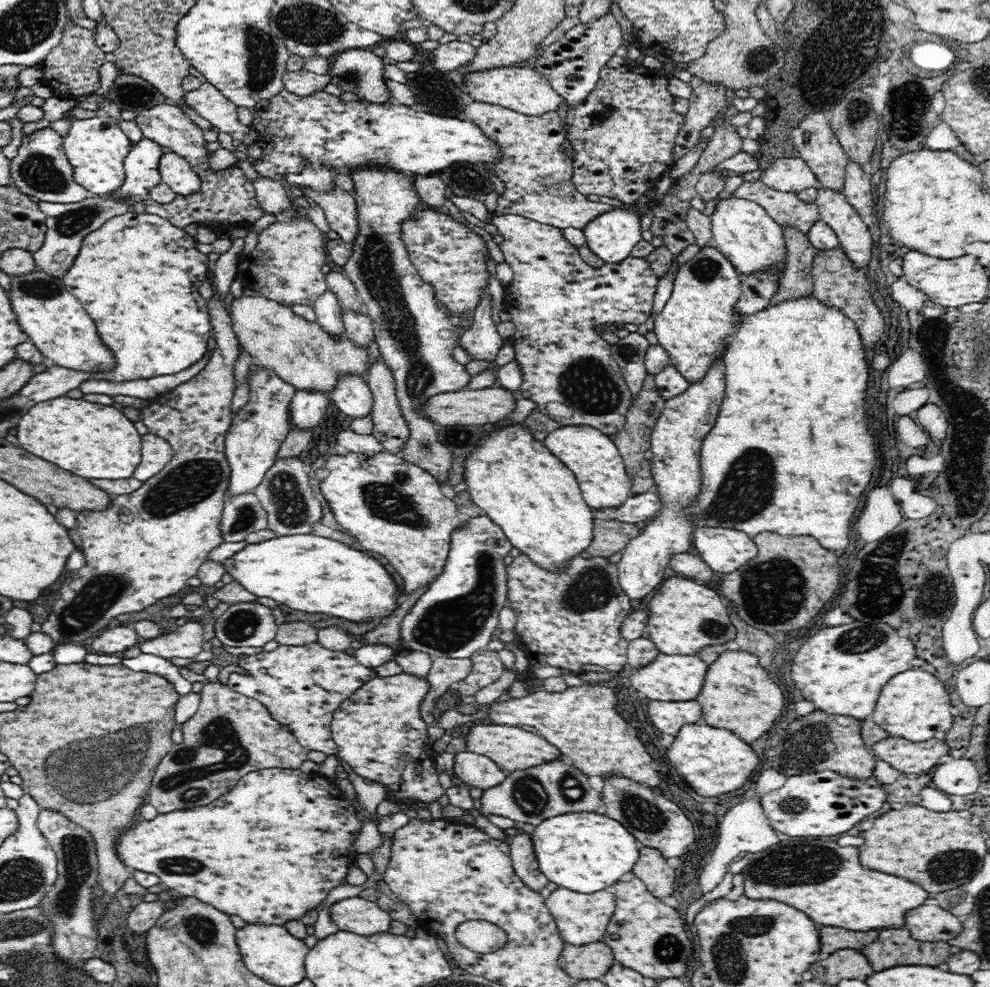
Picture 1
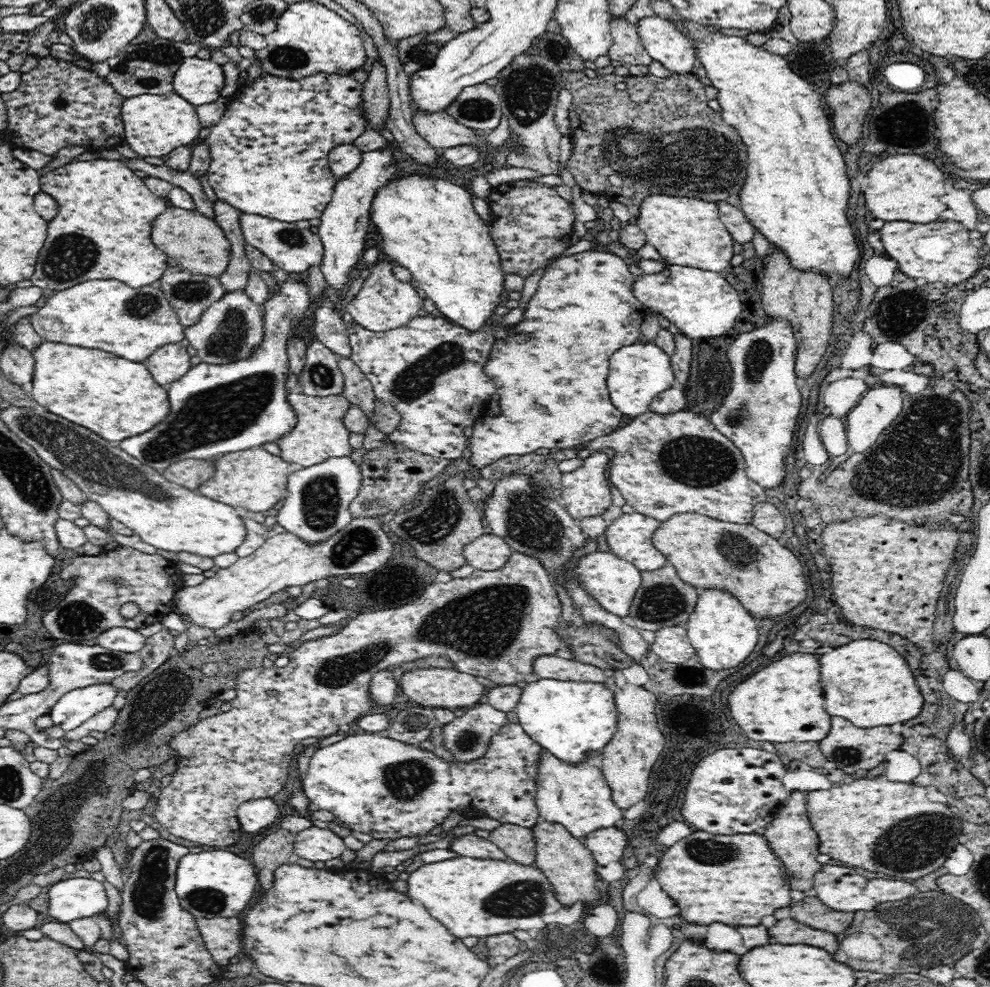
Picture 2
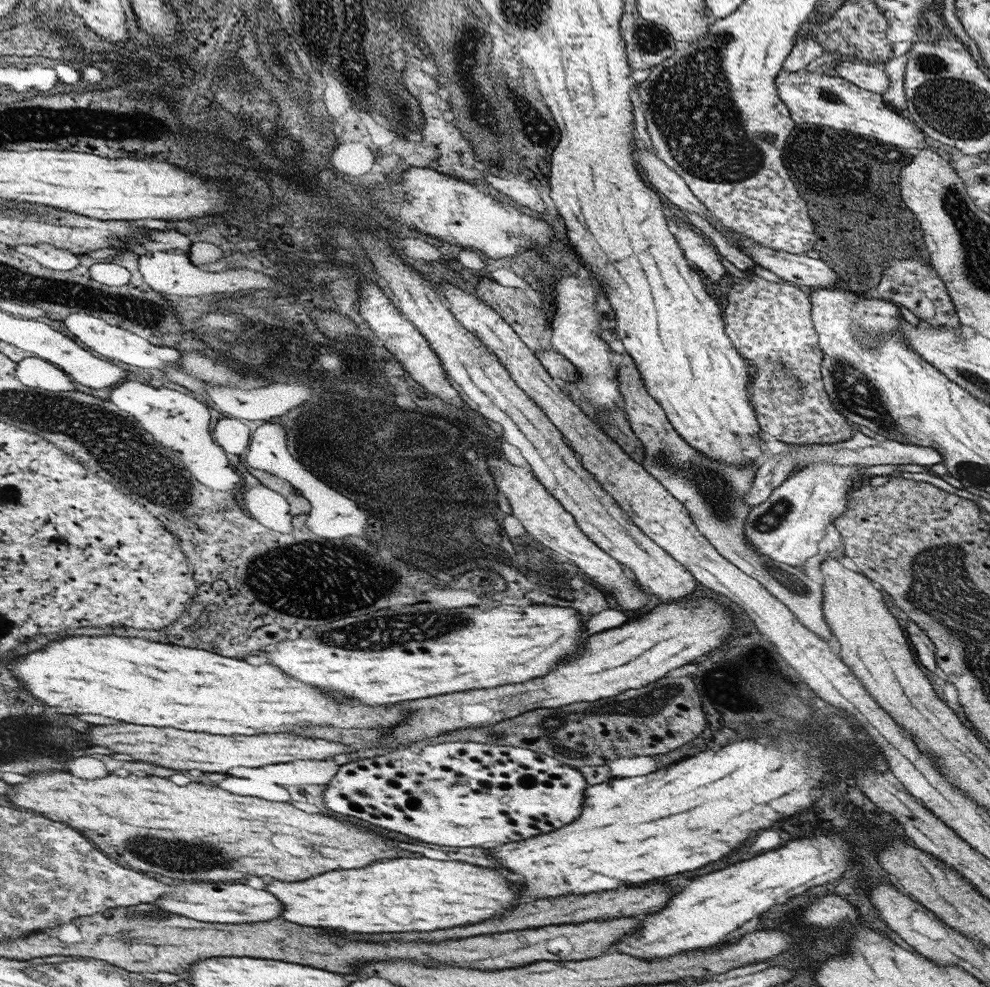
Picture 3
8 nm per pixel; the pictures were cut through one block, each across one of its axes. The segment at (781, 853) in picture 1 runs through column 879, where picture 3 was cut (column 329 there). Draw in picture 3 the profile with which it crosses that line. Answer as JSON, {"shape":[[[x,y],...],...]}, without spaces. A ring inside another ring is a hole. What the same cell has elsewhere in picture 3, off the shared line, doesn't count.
{"shape":[[[426,856],[380,860],[366,868],[324,872],[324,876],[314,876],[312,880],[300,880],[300,882],[272,880],[266,886],[266,890],[278,896],[278,900],[284,906],[282,918],[288,922],[296,922],[312,928],[330,928],[338,932],[364,932],[364,934],[414,932],[414,930],[428,932],[436,928],[476,924],[510,908],[510,904],[516,900],[518,894],[518,886],[508,882],[504,876],[496,872],[472,864],[462,864],[462,862],[432,860]]]}

